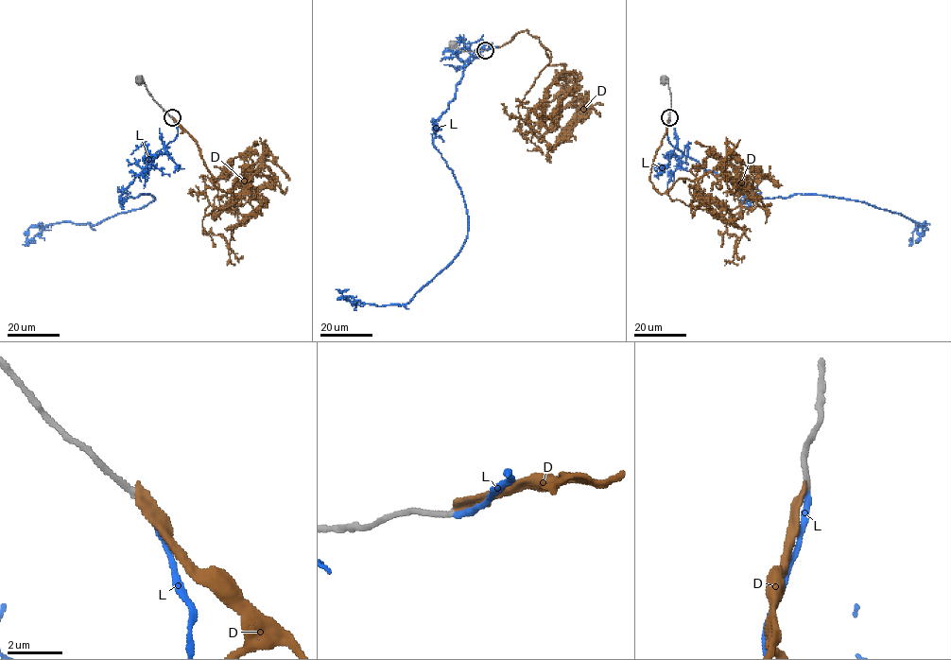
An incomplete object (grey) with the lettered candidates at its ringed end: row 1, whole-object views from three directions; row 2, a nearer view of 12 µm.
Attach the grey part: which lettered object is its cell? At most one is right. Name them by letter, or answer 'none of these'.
L

